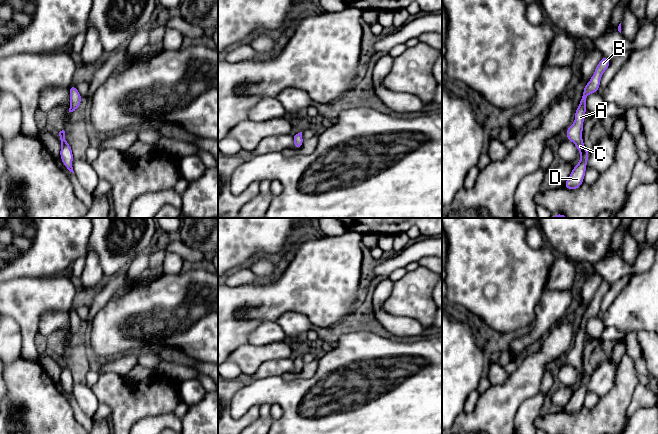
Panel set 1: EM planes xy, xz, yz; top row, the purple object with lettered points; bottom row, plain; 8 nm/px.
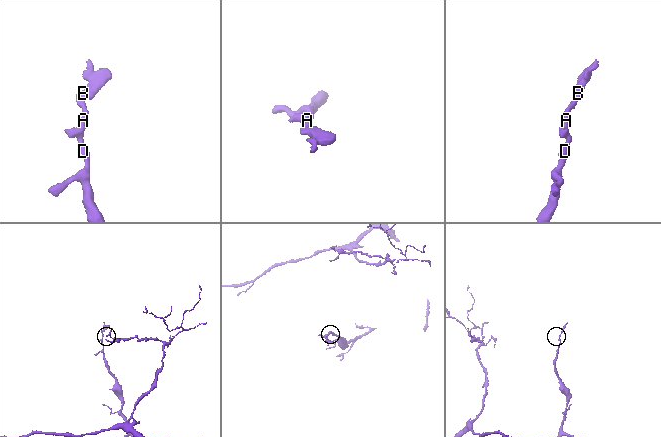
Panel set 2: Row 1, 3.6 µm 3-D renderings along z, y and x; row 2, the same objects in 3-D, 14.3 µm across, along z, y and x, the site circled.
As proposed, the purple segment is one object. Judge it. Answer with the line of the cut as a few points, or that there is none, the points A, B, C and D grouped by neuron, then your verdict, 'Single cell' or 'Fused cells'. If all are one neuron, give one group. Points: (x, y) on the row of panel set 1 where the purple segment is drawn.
No split. Groups: A B C D. Single cell

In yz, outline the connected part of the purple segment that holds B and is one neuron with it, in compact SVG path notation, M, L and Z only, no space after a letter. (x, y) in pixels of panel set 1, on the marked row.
M606 56L601 58L593 76L584 87L582 97L580 98L580 104L574 114L575 122L569 126L566 131L566 138L576 145L581 154L580 162L572 169L569 178L563 184L564 187L570 190L577 189L582 185L587 168L586 165L588 157L590 154L590 151L585 149L582 140L583 122L585 120L584 115L587 110L586 99L590 93L598 92L598 88L600 87L600 79L605 70L610 66L610 63L611 61Z

